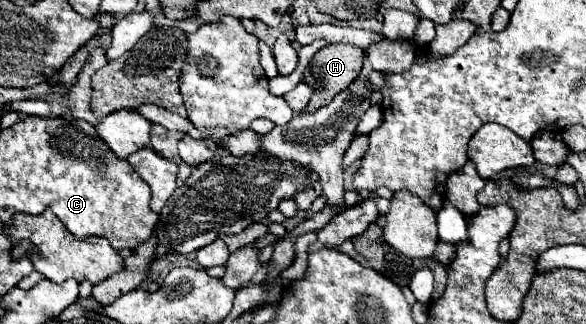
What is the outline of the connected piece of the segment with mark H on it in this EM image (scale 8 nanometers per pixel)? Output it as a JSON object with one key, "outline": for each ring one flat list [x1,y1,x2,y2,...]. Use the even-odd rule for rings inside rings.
{"outline":[[334,43,308,63,304,71,304,81,316,89,306,111,316,111,322,105,328,105,340,91,344,91,362,71,364,49,346,43]]}

